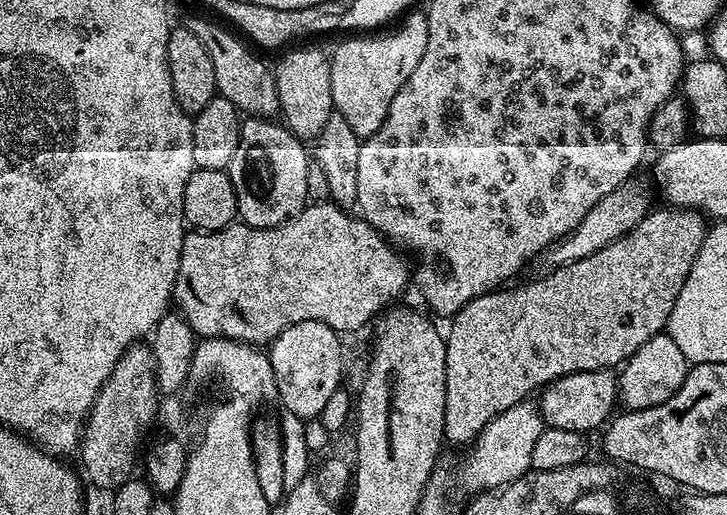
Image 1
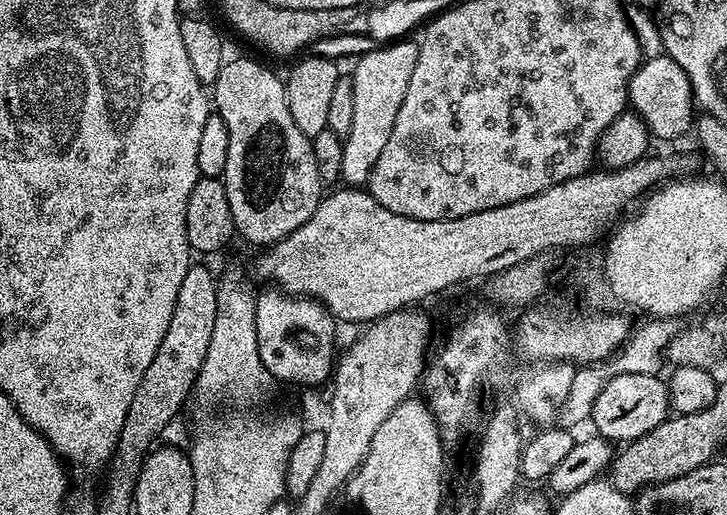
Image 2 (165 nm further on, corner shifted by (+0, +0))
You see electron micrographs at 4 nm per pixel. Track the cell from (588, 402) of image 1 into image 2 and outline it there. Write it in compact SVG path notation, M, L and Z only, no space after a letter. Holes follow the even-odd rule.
M618 374L612 376L602 386L598 398L594 398L590 424L595 431L609 442L627 442L642 438L642 434L650 434L654 426L658 426L670 415L668 386L659 375Z

